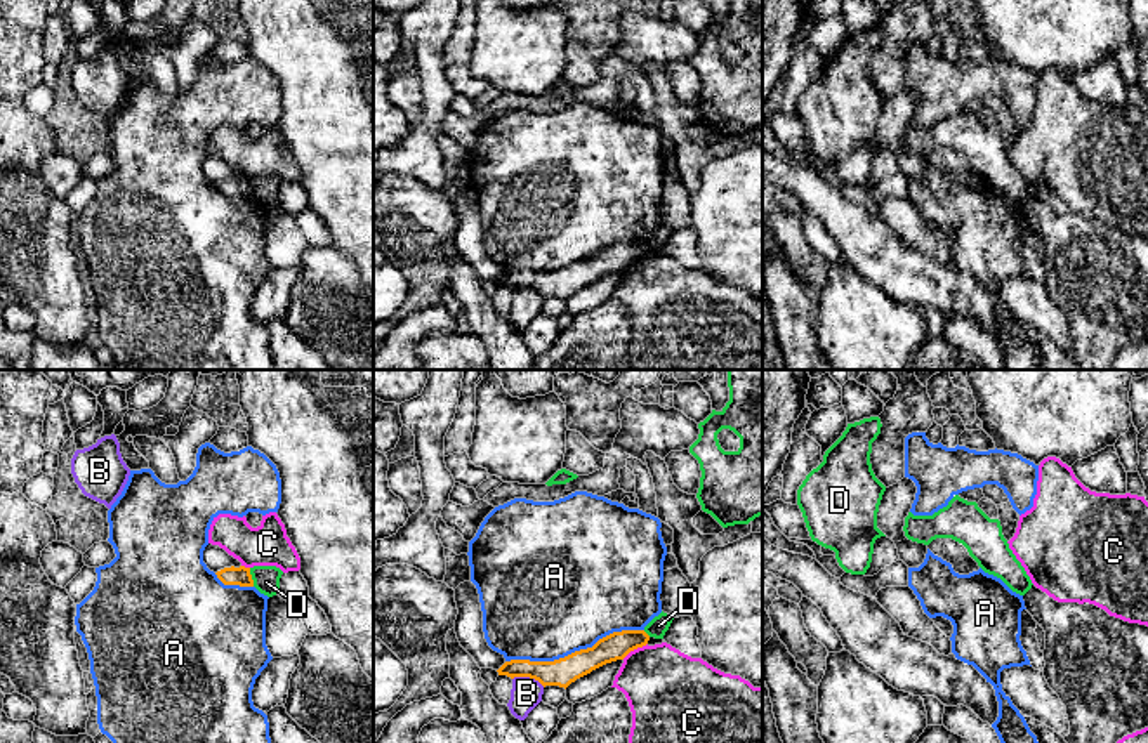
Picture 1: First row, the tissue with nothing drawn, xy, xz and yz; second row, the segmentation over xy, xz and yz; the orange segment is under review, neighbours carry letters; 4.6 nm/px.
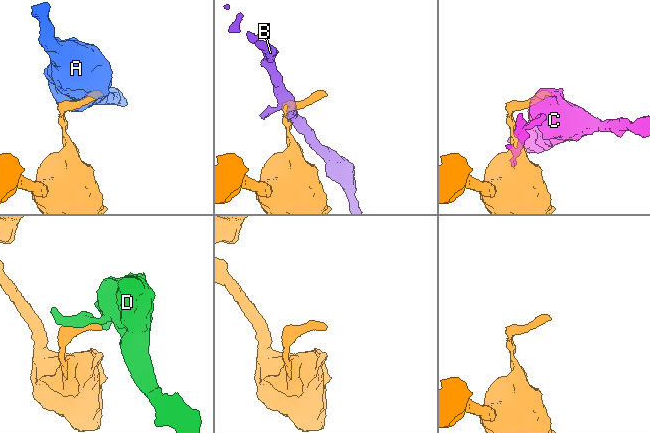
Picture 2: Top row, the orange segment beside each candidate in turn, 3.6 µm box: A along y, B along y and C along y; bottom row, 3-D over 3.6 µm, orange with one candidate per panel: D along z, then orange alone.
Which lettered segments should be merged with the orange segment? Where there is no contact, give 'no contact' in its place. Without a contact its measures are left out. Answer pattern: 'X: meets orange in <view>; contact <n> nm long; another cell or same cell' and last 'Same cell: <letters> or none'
A: meets orange in xz; contact 650 nm long; another cell
B: meets orange in xz; contact 160 nm long; another cell
C: meets orange in xz; contact 140 nm long; another cell
D: meets orange in xy; contact 90 nm long; another cell
Same cell: none

